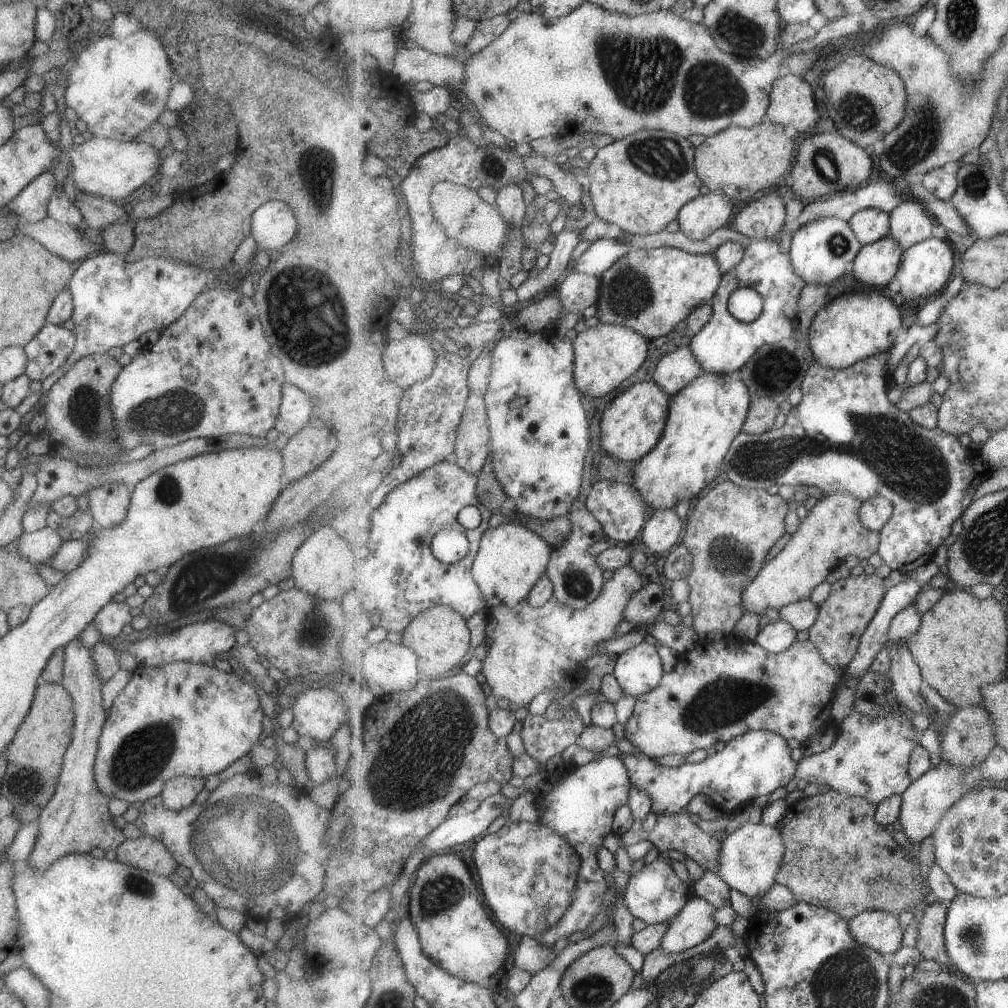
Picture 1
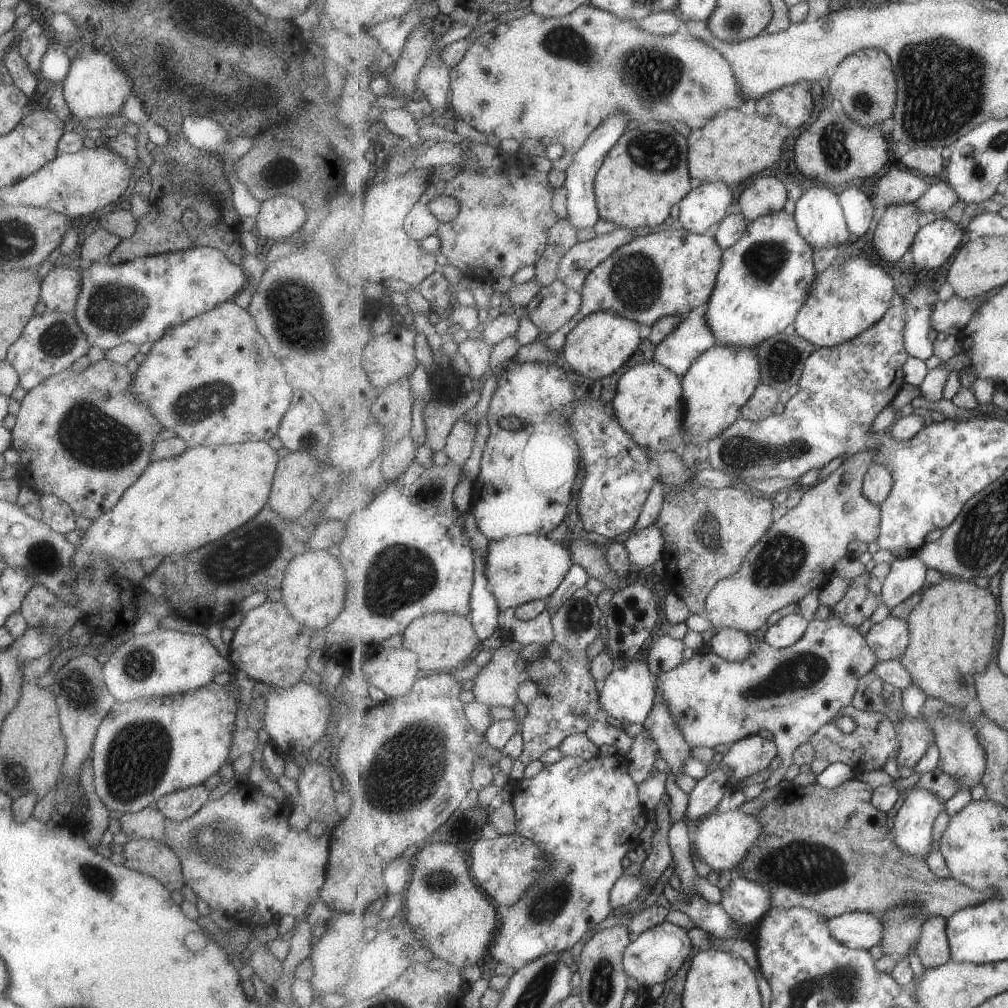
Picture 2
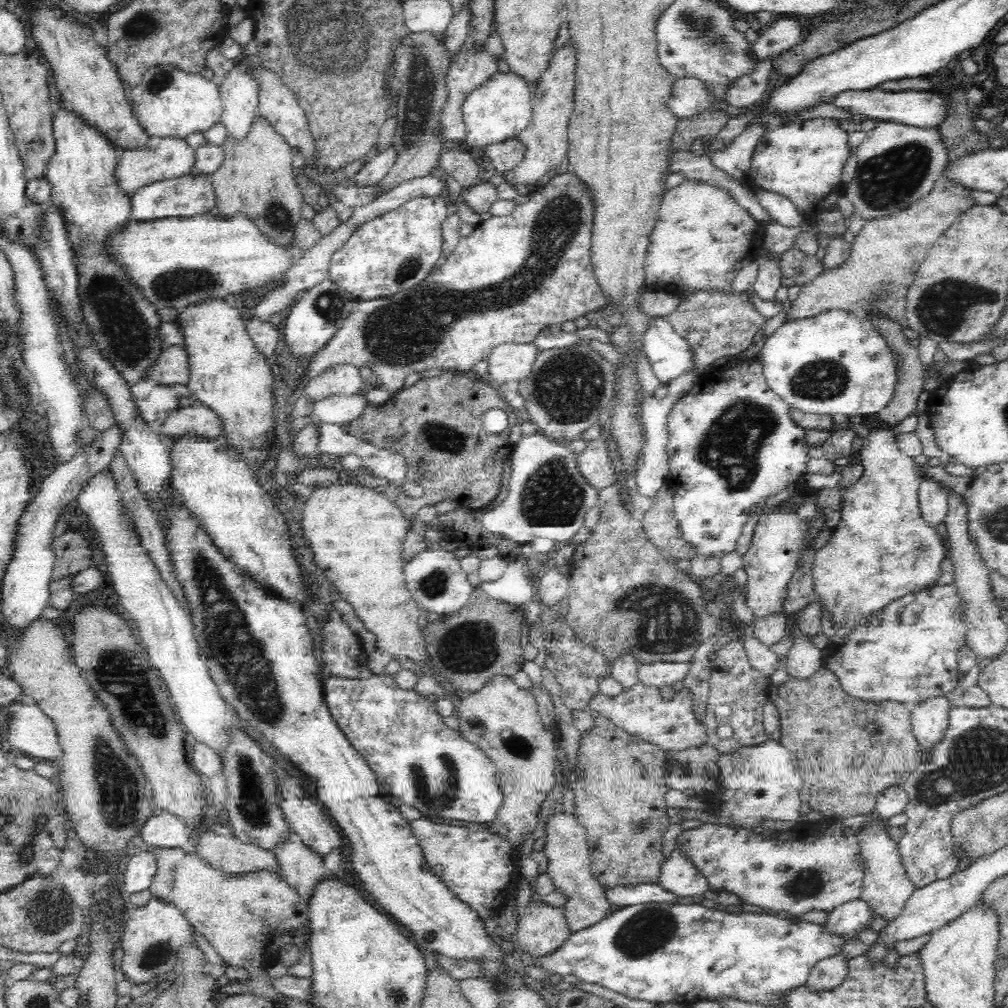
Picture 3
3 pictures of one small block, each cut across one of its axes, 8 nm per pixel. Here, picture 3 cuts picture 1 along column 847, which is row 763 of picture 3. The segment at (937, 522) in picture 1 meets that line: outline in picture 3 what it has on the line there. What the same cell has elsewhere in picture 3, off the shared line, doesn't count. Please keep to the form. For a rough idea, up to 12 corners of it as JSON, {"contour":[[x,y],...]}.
{"contour":[[326,675],[386,795],[490,825],[496,765],[393,675]]}

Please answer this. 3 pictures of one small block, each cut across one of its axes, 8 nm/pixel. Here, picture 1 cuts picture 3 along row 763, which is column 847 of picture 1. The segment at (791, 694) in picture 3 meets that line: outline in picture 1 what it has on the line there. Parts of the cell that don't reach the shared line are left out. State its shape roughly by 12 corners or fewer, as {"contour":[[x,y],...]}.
{"contour":[[835,789],[779,825],[776,881],[848,919],[941,899],[928,870]]}

